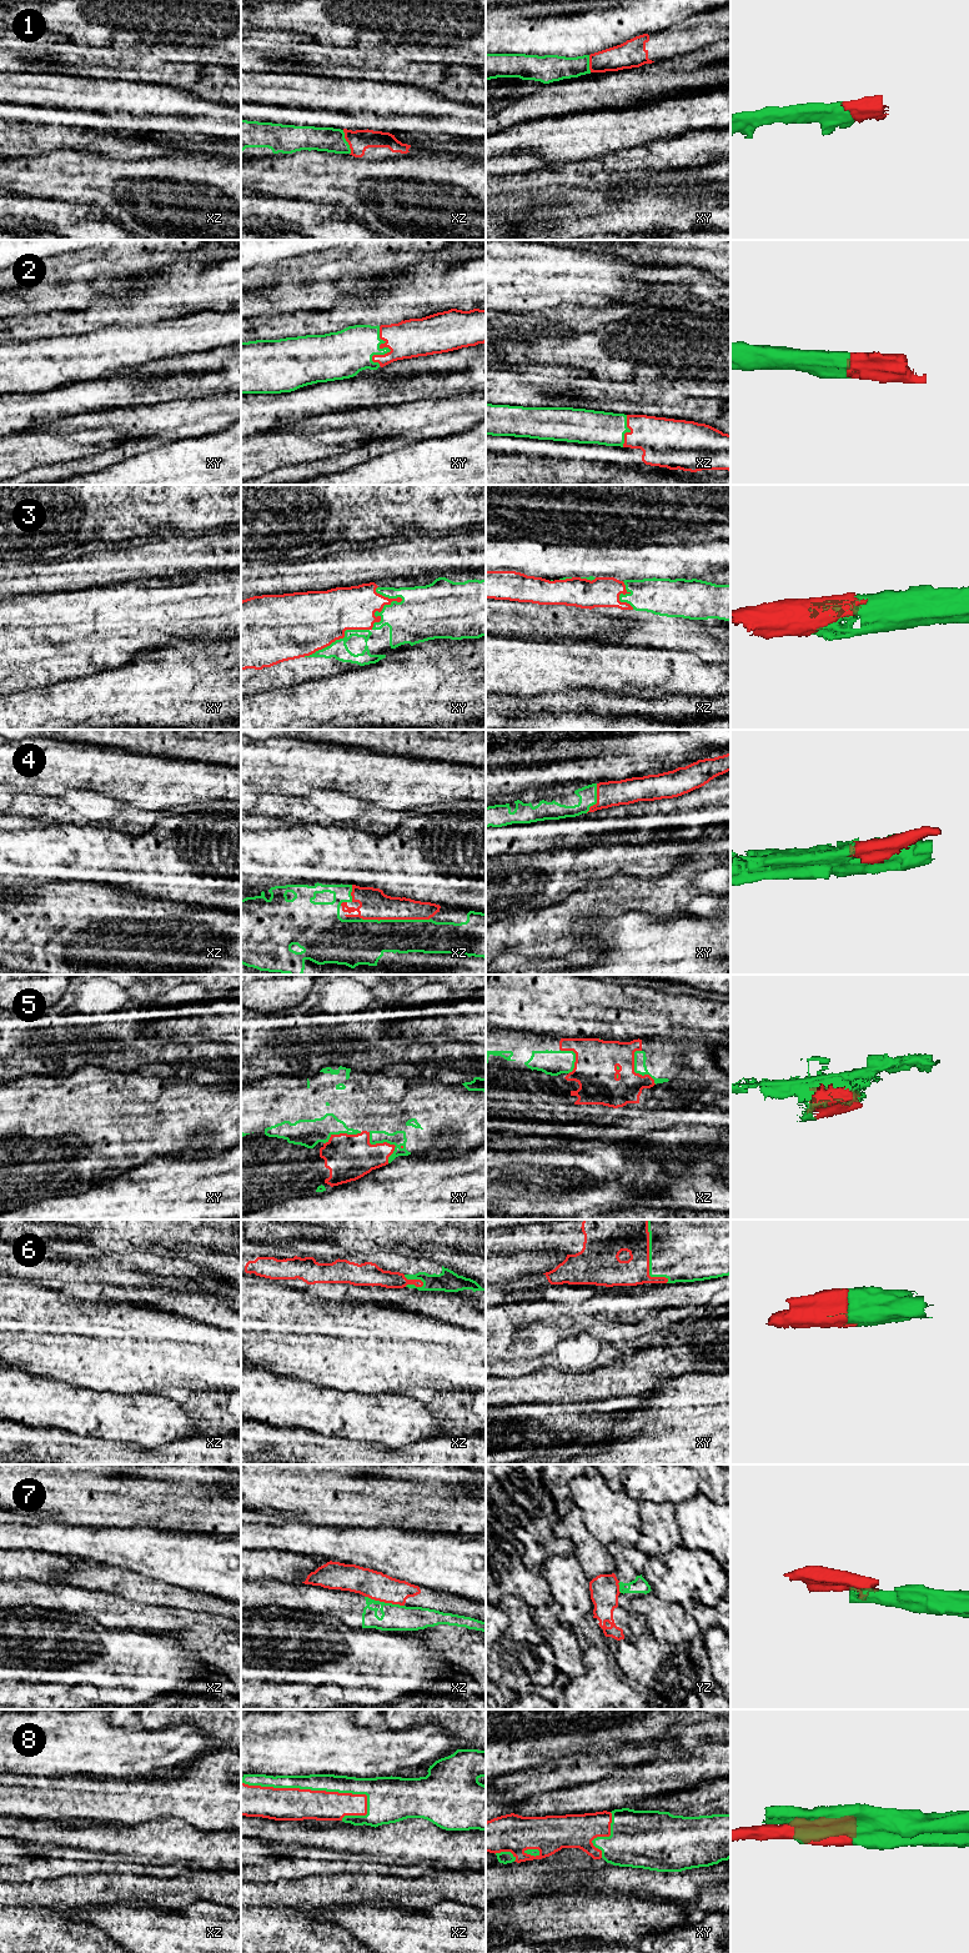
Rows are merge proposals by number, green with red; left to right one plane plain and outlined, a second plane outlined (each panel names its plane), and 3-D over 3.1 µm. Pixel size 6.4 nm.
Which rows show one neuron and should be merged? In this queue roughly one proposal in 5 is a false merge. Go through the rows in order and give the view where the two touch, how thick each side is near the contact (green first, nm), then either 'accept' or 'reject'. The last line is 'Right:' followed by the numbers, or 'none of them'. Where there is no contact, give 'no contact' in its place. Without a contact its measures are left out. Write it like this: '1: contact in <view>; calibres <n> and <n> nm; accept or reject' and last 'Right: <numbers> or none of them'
1: contact in xz; calibres 160 and 140 nm; accept
2: contact in xy; calibres 280 and 240 nm; accept
3: contact in xy; calibres 300 and 280 nm; accept
4: contact in xz; calibres 280 and 190 nm; accept
5: contact in xy; calibres 100 and 280 nm; accept
6: contact in xy; calibres 480 and 300 nm; accept
7: contact in xz; calibres 170 and 180 nm; reject
8: contact in xz; calibres 110 and 200 nm; accept
Right: 1, 2, 3, 4, 5, 6, 8

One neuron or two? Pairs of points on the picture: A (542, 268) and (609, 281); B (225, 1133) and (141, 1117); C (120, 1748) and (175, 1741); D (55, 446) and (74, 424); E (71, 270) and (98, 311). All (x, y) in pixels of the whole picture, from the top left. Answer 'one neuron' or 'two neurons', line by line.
A: one neuron
B: one neuron
C: one neuron
D: two neurons
E: two neurons

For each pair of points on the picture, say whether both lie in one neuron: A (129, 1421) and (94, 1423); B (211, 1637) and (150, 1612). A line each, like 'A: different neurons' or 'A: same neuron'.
A: same neuron
B: different neurons

